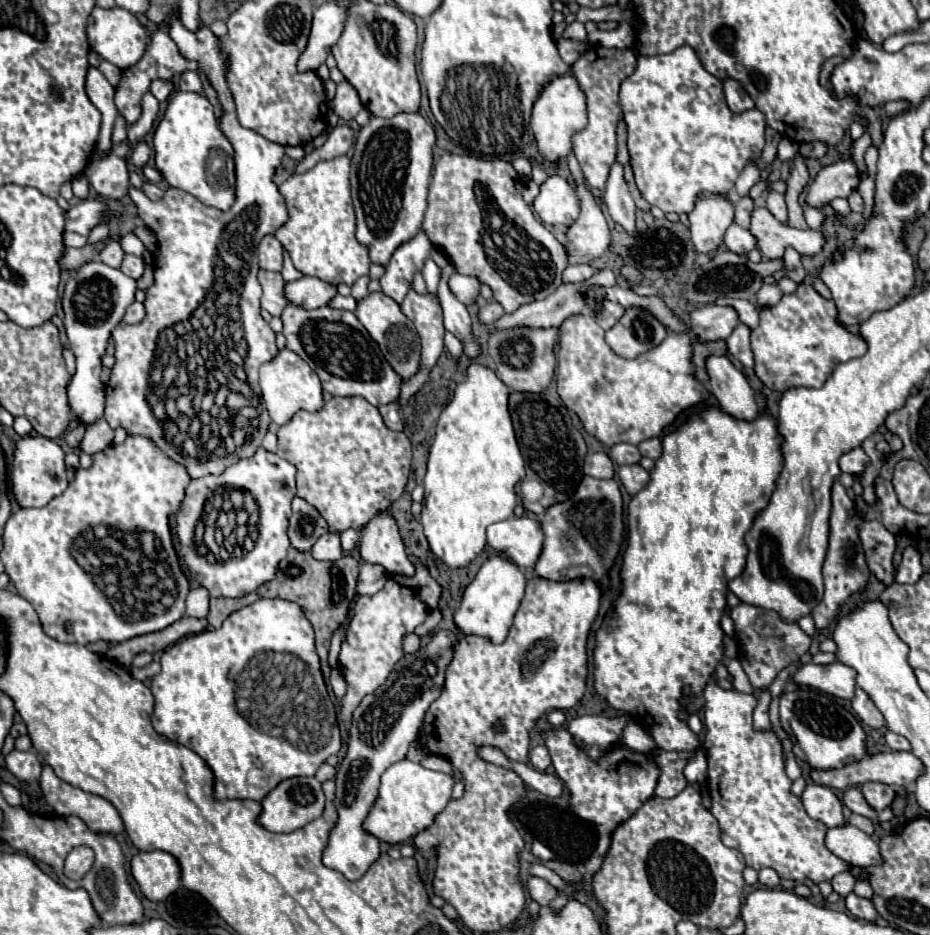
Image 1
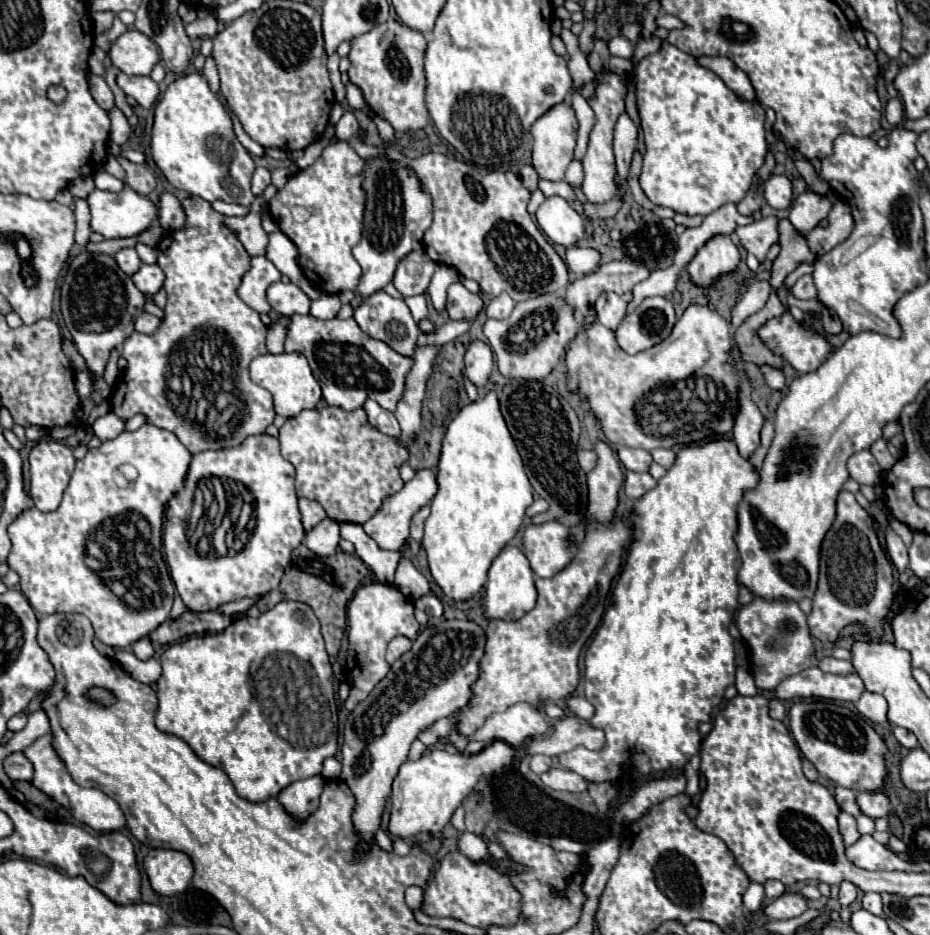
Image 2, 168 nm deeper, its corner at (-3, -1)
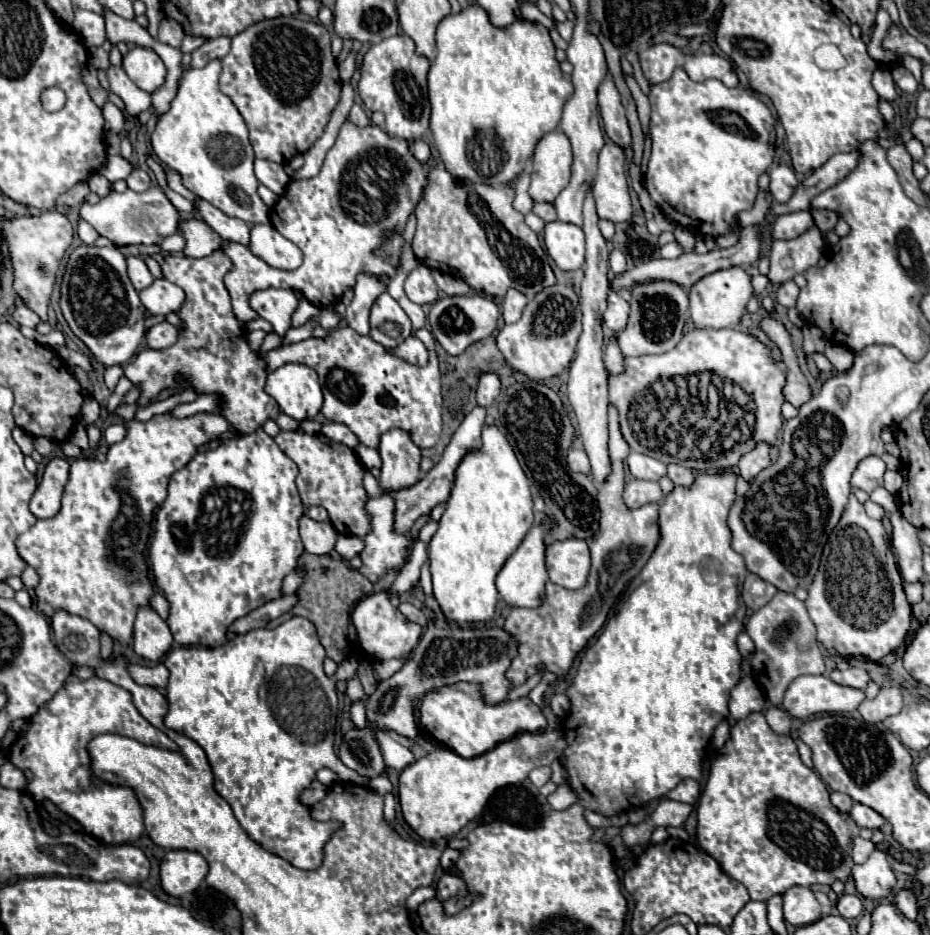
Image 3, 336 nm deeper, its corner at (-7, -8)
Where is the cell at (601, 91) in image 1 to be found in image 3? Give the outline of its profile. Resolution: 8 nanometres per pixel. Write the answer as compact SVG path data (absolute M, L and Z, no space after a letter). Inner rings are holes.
M613 141L599 151L599 165L593 187L597 213L611 223L625 223L631 217L631 199L625 177L625 153Z

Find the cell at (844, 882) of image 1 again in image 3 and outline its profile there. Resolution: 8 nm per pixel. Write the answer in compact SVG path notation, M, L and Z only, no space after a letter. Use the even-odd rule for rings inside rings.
M843 893L837 901L837 911L841 917L845 919L855 919L863 913L863 905L861 905L861 899L857 895L847 895Z

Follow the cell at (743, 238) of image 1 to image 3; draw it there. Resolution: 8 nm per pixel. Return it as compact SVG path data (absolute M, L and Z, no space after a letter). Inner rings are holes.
M797 211L789 215L781 215L775 219L771 233L773 239L795 239L813 227L811 211Z

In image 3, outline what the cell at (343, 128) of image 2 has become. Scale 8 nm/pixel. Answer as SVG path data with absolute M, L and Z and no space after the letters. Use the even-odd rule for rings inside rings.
M353 105L353 109L351 109L351 113L349 113L349 119L355 123L355 125L359 125L359 127L367 127L371 121L369 121L369 117L367 117L367 111L361 107L361 105Z

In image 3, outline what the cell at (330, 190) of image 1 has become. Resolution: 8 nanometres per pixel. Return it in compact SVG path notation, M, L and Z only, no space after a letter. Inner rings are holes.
M347 119L337 135L335 145L327 151L327 157L319 175L307 181L291 181L285 195L279 197L279 201L269 211L271 225L303 251L303 263L299 265L299 269L285 271L285 269L269 267L266 262L253 255L246 246L223 241L221 249L233 263L231 271L227 273L223 281L229 291L235 317L243 322L259 317L249 305L249 297L257 289L269 289L269 287L293 289L303 293L303 297L309 303L317 307L327 307L337 303L347 287L355 285L355 277L360 273L376 275L389 283L395 277L396 271L392 265L375 256L374 251L383 245L383 241L387 243L387 239L393 233L401 235L405 231L405 223L409 215L415 211L415 205L423 189L427 187L429 171L431 171L431 165L427 161L423 163L417 161L405 139L391 137L381 127L375 127L375 125L357 127L355 123Z

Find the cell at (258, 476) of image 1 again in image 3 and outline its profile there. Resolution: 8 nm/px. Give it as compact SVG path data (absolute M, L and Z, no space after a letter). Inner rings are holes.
M257 429L255 433L239 439L223 439L215 449L197 451L197 455L183 469L177 469L171 475L169 495L155 511L153 535L149 541L149 569L155 587L163 591L163 597L169 601L167 625L177 645L221 647L227 641L227 629L235 619L245 617L249 611L281 595L285 575L295 569L297 559L303 553L297 529L297 521L303 515L303 505L295 487L297 473L297 465L263 429ZM215 485L243 489L245 493L251 493L251 501L255 501L251 509L251 525L247 525L247 533L243 533L243 541L239 541L239 549L235 549L231 557L211 557L211 553L203 549L203 533L199 533L199 525L195 525L195 521L199 521L199 509L203 509L203 493Z

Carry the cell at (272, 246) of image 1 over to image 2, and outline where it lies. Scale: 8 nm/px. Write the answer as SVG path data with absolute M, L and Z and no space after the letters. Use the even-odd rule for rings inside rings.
M269 184L265 194L259 200L253 202L253 208L249 210L249 214L245 214L245 216L231 216L231 218L225 220L227 226L239 234L239 240L243 242L245 250L251 256L263 256L265 250L267 250L267 238L269 236L267 236L267 232L261 226L261 212L259 212L259 208L261 208L263 202L267 202L275 194L277 194L277 188L273 184Z

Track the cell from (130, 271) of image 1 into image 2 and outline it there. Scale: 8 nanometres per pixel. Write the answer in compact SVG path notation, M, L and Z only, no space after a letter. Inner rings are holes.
M141 264L139 270L137 270L131 278L133 278L135 286L137 286L145 296L153 296L153 294L163 286L165 274L163 274L163 270L161 270L157 264L153 264L153 266Z

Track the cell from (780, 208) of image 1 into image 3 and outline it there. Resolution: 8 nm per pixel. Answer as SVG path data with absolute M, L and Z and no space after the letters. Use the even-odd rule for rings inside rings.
M773 163L769 169L769 177L771 177L771 195L777 203L787 203L791 199L791 195L795 193L799 181L795 177L795 171L787 165L779 165Z

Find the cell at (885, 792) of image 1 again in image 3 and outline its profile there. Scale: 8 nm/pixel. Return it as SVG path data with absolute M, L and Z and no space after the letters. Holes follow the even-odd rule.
M853 803L851 811L849 811L849 817L859 825L859 827L867 827L867 829L879 829L883 827L885 819L875 813L871 807L867 805L861 805L861 803Z

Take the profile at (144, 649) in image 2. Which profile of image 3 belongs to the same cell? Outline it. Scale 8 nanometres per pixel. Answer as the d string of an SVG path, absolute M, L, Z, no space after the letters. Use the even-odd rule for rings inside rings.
M139 607L133 625L133 649L149 661L161 661L173 643L167 623L153 607Z

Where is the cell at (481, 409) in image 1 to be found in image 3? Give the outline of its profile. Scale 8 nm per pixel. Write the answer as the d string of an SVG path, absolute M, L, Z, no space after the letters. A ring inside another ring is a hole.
M497 427L483 429L483 447L467 453L457 467L455 487L447 501L447 509L439 519L439 529L429 543L429 571L433 577L433 595L443 615L455 623L481 623L495 615L499 593L495 577L505 561L515 553L527 531L533 527L533 499L529 481L503 433Z

